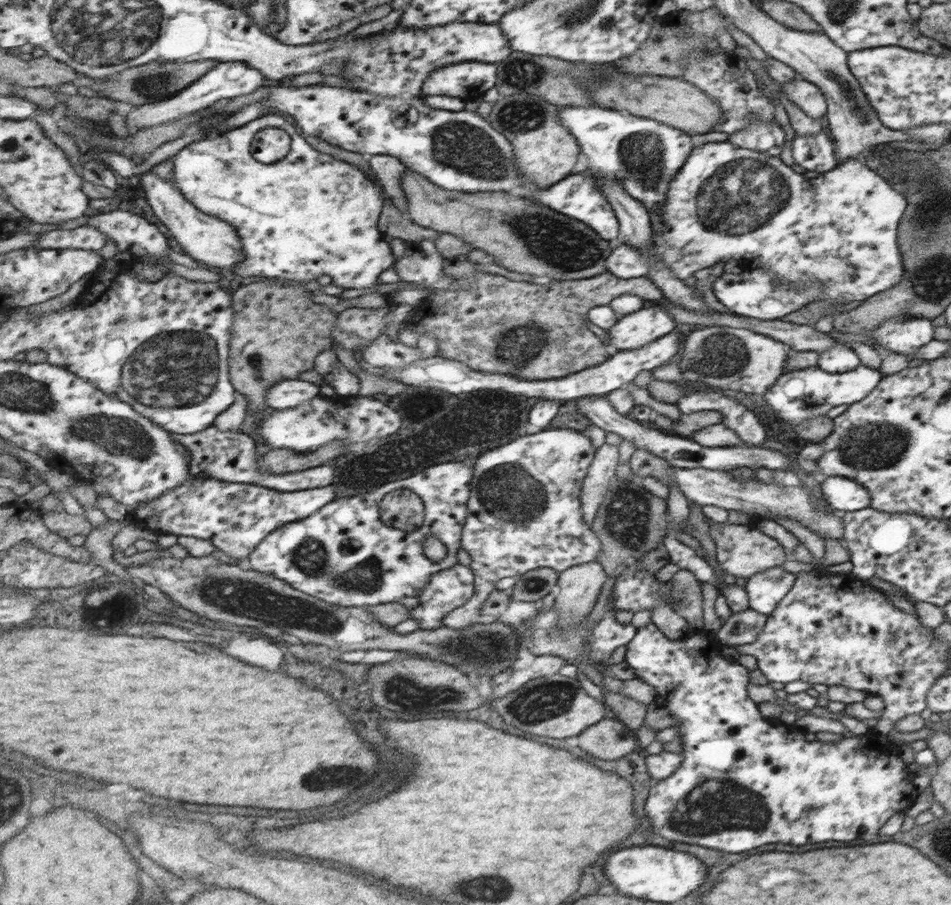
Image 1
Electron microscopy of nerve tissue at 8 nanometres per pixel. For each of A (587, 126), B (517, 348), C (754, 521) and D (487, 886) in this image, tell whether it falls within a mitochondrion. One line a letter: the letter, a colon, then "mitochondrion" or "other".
A: other
B: mitochondrion
C: other
D: mitochondrion

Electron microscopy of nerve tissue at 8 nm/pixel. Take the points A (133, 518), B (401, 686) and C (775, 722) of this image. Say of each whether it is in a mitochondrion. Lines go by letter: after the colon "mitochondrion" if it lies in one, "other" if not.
A: other
B: mitochondrion
C: other

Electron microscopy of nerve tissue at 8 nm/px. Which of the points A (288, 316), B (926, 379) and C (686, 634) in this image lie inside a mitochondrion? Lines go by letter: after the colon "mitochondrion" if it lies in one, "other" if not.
A: other
B: other
C: other

